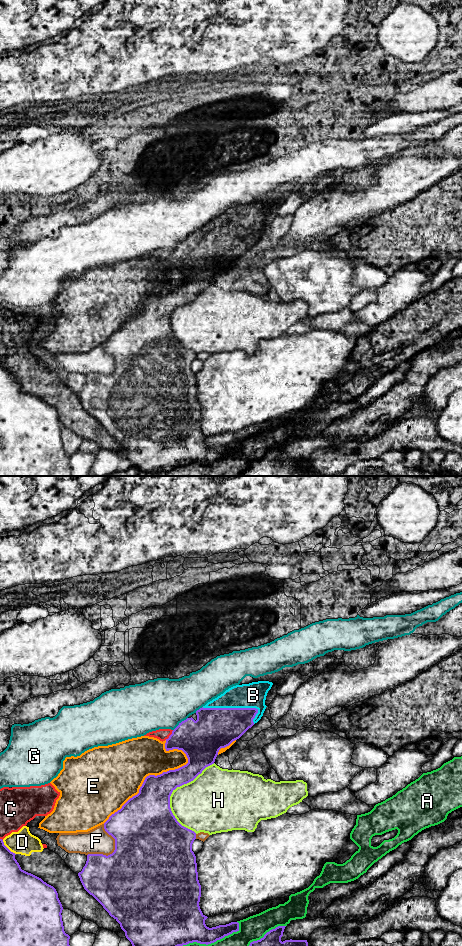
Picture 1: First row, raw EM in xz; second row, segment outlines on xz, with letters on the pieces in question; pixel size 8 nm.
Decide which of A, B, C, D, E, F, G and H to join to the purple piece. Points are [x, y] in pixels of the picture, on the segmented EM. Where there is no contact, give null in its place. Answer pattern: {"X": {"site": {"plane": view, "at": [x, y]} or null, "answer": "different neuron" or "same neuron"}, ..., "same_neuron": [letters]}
{"A": {"site": {"plane": "xz", "at": [213, 942]}, "answer": "different neuron"}, "B": {"site": {"plane": "xz", "at": [231, 708]}, "answer": "same neuron"}, "C": {"site": {"plane": "xz", "at": [170, 735]}, "answer": "different neuron"}, "D": {"site": {"plane": "xz", "at": [7, 848]}, "answer": "different neuron"}, "E": {"site": {"plane": "xz", "at": [145, 778]}, "answer": "different neuron"}, "F": {"site": {"plane": "xz", "at": [114, 851]}, "answer": "different neuron"}, "G": {"site": {"plane": "xz", "at": [180, 723]}, "answer": "different neuron"}, "H": {"site": {"plane": "xz", "at": [171, 793]}, "answer": "different neuron"}, "same_neuron": ["B"]}

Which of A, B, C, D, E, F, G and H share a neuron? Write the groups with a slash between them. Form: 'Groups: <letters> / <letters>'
Groups: A / B / C D / E / F / G / H

